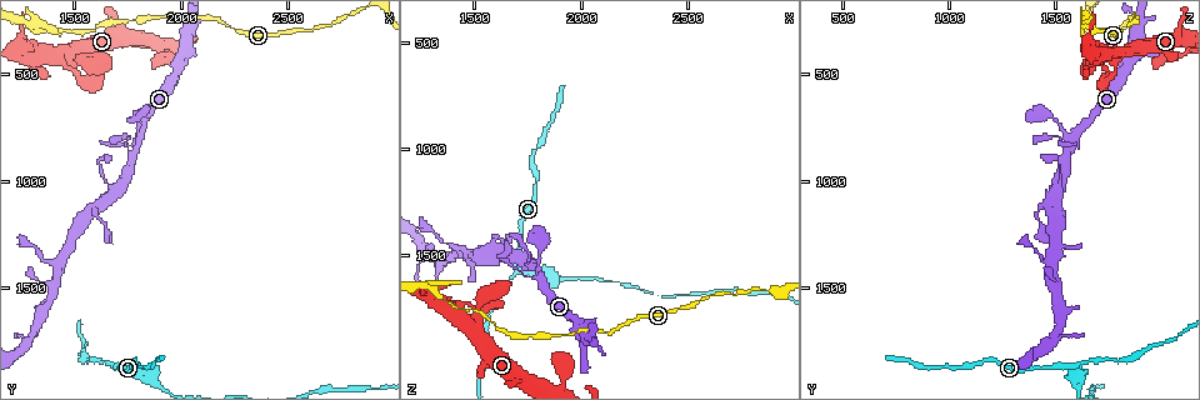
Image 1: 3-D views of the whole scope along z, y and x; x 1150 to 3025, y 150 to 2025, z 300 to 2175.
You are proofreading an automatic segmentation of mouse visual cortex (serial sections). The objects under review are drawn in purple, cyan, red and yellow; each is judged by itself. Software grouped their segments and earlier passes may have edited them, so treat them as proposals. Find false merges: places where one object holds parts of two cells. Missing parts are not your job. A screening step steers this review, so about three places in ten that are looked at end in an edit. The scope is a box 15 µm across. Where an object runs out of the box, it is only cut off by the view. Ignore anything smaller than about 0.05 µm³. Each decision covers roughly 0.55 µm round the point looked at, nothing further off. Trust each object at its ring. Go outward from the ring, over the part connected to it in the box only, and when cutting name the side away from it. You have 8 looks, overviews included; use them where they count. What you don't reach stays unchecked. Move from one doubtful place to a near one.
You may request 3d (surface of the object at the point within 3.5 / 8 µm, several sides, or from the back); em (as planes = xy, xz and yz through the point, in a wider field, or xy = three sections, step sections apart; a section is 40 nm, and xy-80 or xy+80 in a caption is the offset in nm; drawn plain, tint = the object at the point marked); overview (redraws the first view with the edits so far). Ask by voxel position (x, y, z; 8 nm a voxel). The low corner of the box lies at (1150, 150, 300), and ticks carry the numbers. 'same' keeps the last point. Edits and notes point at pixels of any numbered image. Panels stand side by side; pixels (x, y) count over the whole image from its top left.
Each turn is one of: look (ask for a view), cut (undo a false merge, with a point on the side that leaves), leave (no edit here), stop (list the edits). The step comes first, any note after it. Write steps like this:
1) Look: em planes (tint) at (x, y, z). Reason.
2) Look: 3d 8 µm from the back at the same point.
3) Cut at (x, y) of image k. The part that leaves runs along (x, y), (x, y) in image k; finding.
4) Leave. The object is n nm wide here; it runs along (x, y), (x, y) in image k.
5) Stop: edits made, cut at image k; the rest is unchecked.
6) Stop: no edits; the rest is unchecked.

Look: 3d 3.5 µm at (1810, 720, 1510). Thin neck.

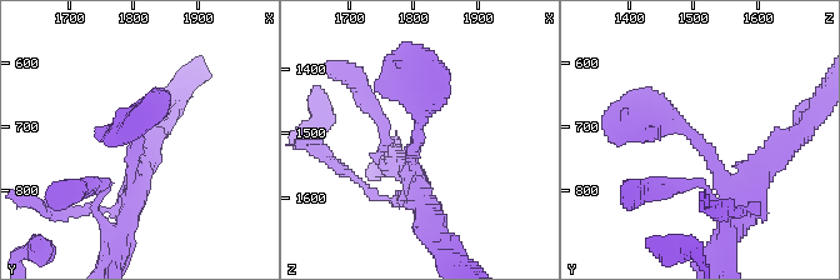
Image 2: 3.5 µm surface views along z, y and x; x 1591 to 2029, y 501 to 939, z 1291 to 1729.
Look: em xy step 2 (tint) at (1810, 710, 1495).

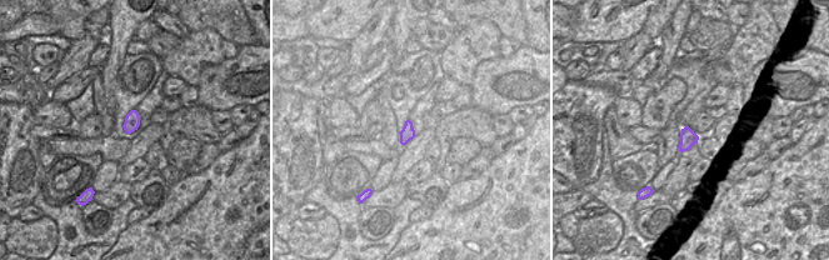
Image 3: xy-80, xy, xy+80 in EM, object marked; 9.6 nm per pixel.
Leave. It runs along (746, 191), (681, 126), (621, 134) in image 2; continuous, no second cell.

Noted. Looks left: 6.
Look: 3d 3.5 µm at (1500, 490, 1770).

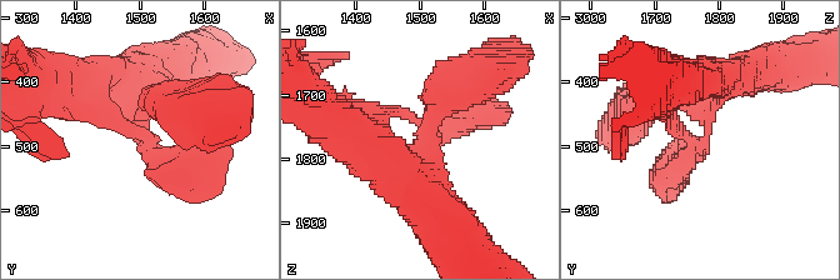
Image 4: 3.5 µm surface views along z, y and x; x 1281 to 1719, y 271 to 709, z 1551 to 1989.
Look: em xy step 3 (tint) at (1510, 480, 1775). 3 arms meet here; the arms are 250, 400, 450 nm wide.

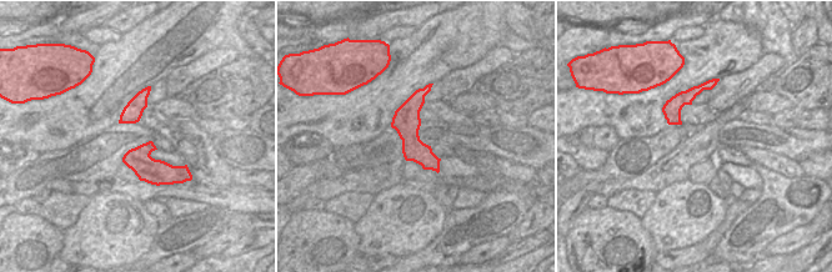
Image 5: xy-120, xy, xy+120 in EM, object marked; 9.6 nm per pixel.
Leave. Continuous, no second cell.

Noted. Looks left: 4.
Look: 3d 3.5 µm at (1300, 280, 1640). Calibre changes.

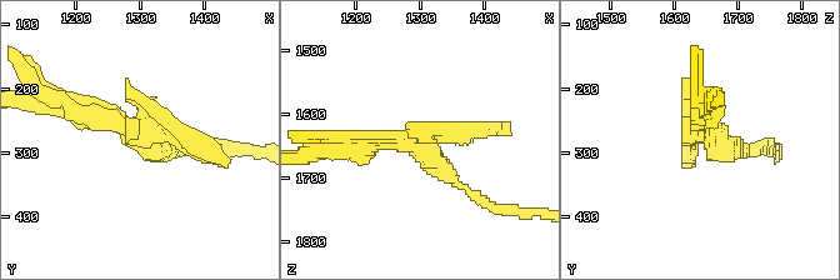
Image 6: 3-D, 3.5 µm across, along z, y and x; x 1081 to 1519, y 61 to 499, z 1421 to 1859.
Look: em xy step 3 (tint) at (1295, 270, 1655). Now the EM.

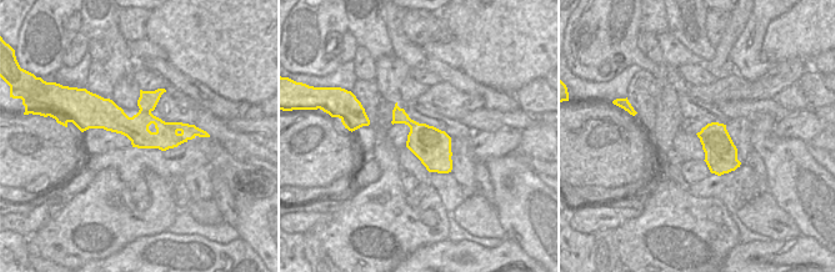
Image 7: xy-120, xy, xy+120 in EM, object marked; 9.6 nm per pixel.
Look: em xy step 2 (tint) at the same point.

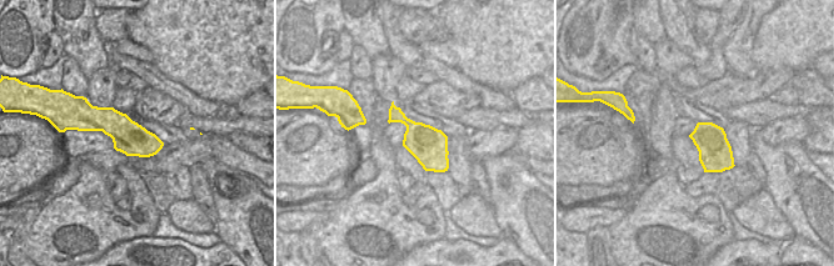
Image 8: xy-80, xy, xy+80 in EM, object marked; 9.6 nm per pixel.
Cut at (484, 131) of image 6. The part that leaves runs along (436, 135), (498, 131), (510, 125) in image 6; a second cell is stuck on.

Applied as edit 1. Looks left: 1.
Stop: edits made, cut at image 6; the rest is unchecked.

